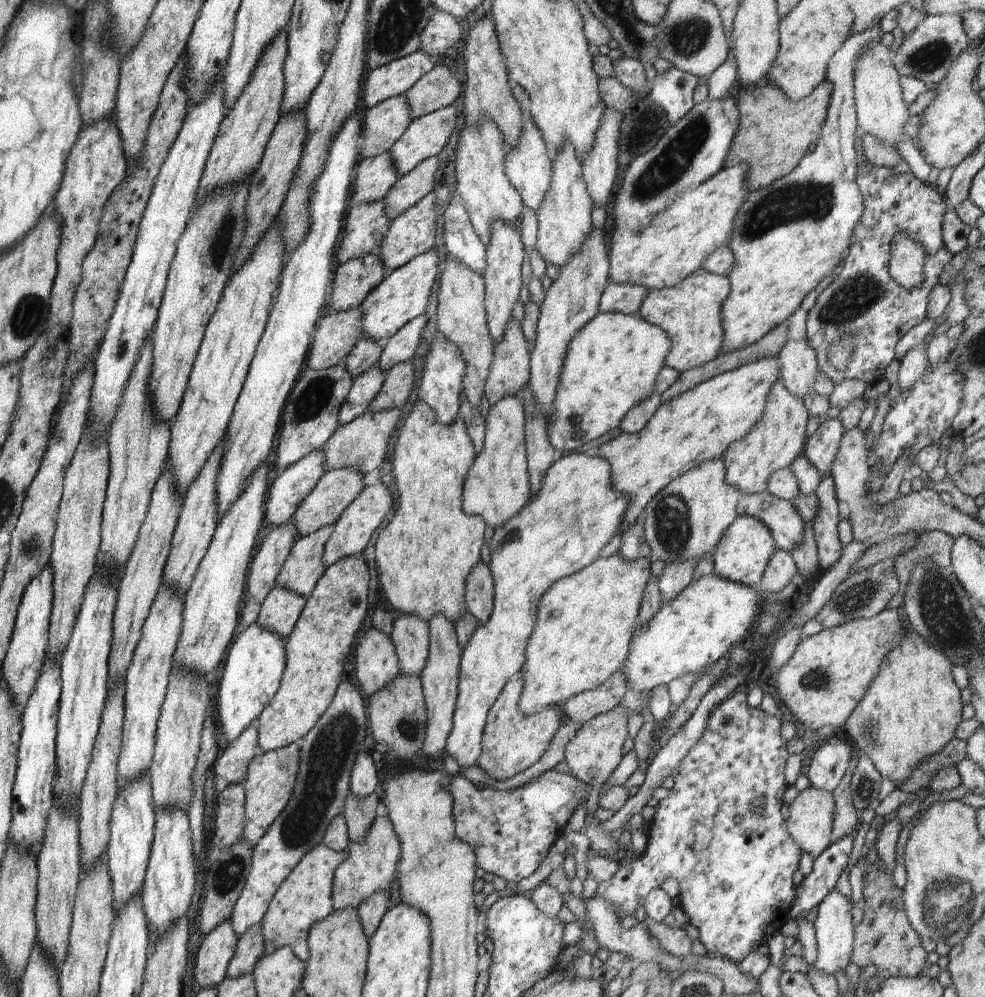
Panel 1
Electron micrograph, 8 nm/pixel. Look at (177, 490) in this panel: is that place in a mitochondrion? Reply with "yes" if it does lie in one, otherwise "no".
no

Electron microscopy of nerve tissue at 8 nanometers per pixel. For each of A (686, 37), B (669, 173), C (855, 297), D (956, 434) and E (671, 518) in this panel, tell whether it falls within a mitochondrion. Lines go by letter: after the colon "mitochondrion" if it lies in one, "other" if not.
A: mitochondrion
B: mitochondrion
C: mitochondrion
D: other
E: mitochondrion

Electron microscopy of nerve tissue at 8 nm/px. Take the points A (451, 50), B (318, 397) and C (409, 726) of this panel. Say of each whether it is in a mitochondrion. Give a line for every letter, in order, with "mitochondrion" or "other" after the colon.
A: other
B: mitochondrion
C: mitochondrion

